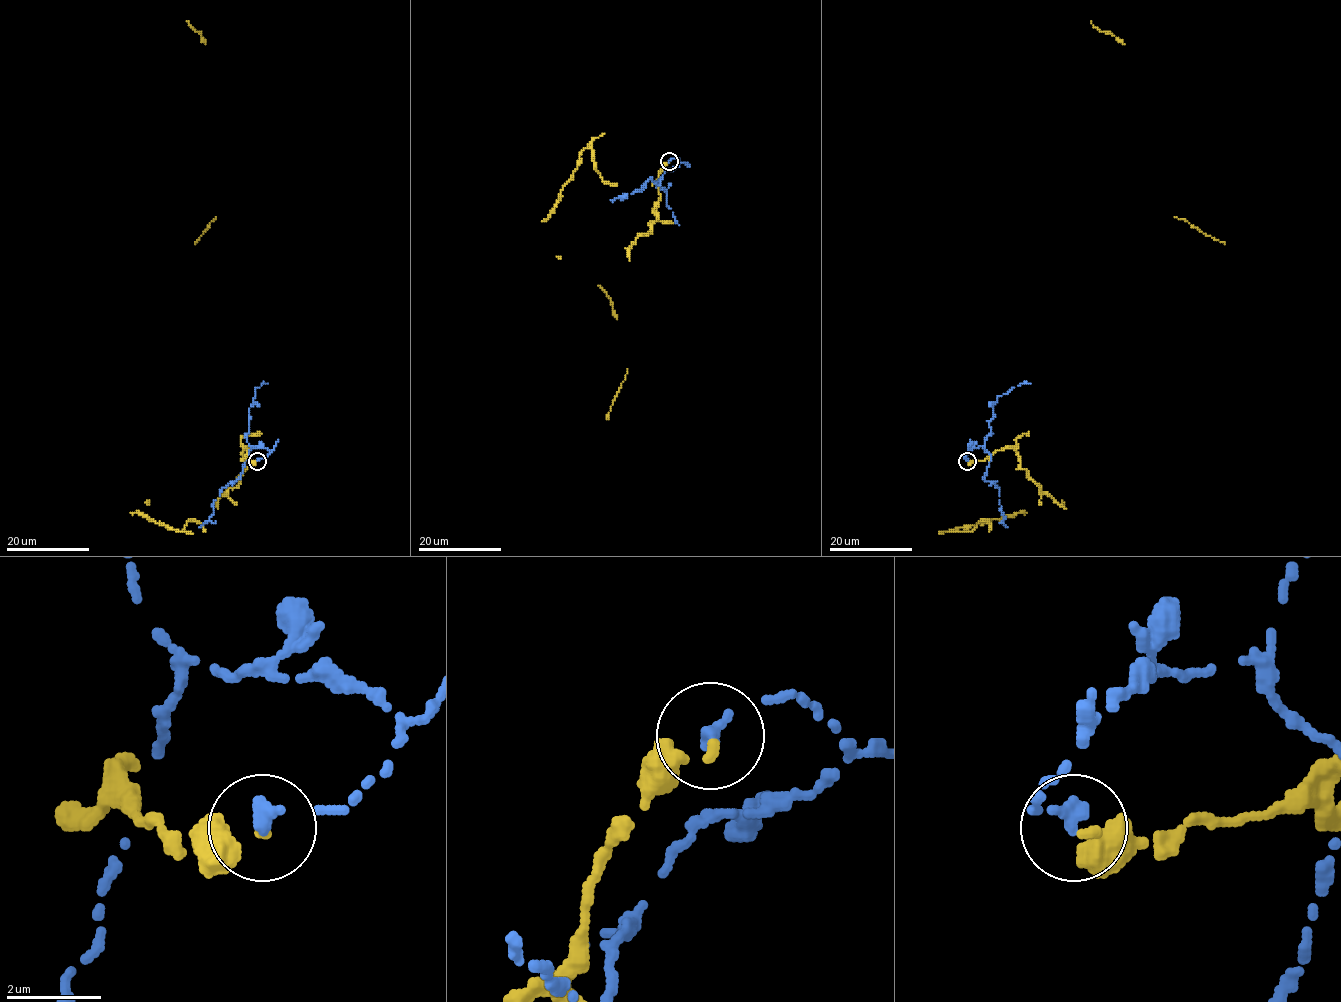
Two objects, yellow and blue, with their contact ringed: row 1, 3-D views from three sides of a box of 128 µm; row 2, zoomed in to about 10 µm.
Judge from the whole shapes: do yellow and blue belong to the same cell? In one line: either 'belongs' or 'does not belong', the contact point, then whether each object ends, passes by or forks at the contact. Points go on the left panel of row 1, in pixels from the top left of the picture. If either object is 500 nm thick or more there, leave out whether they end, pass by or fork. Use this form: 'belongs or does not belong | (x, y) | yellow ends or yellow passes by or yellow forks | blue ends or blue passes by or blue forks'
does not belong | (257, 461) | yellow ends | blue ends

